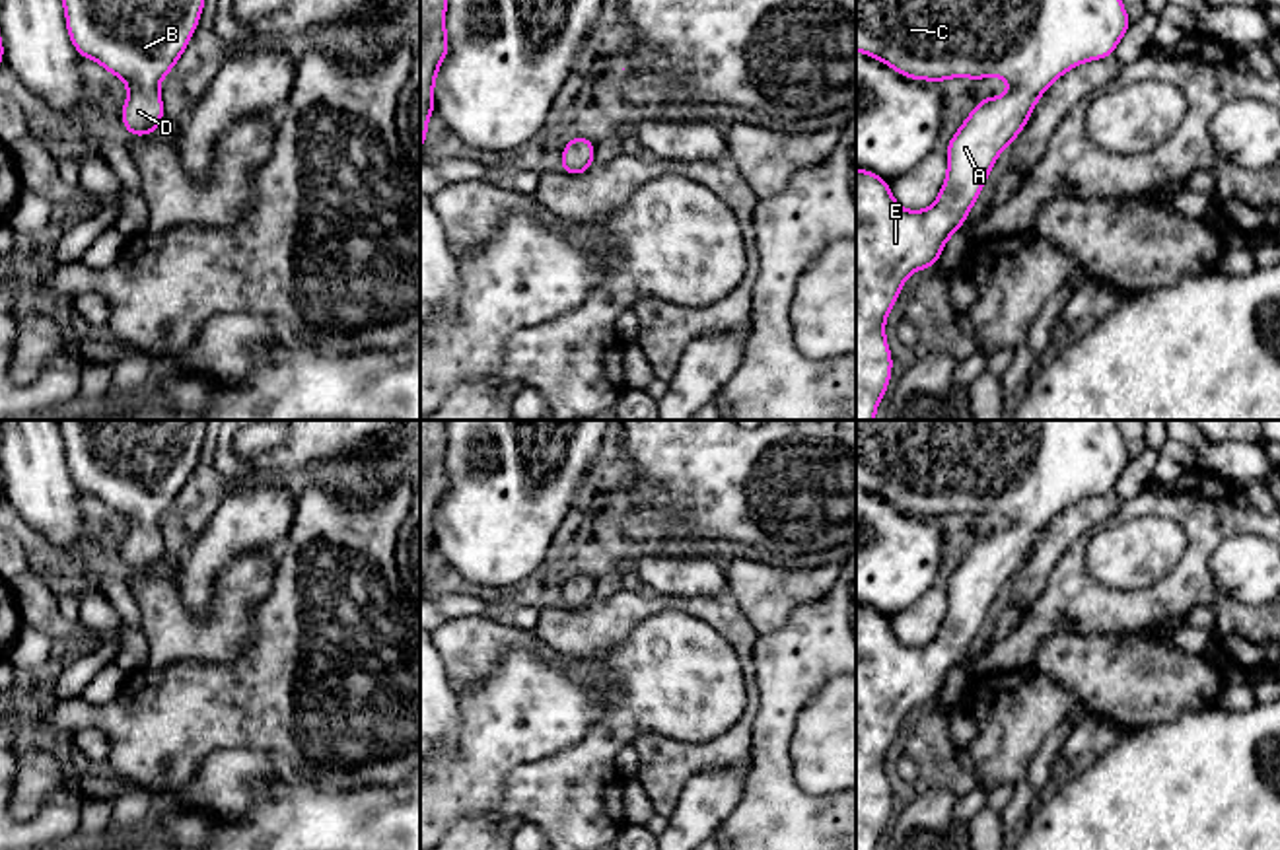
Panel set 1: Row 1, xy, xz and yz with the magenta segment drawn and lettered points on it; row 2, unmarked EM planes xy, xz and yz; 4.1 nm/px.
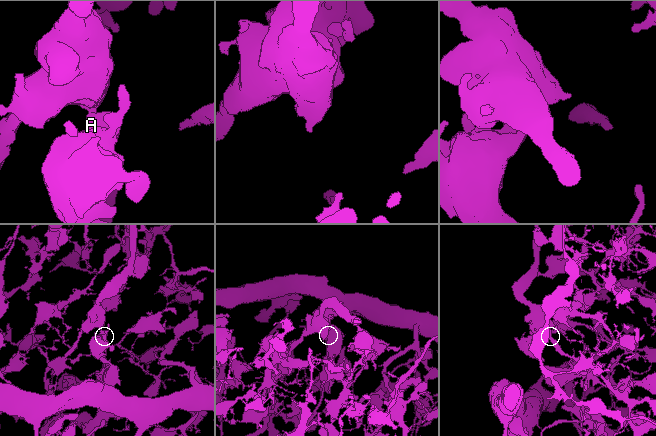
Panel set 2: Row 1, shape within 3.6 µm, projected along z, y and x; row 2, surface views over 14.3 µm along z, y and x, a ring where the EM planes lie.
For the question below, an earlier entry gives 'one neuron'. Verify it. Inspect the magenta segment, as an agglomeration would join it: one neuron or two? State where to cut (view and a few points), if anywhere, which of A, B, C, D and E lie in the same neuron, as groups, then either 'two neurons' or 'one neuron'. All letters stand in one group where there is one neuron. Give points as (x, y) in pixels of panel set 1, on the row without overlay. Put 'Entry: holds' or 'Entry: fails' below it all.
no cut; A B C D E; one neuron
Entry: holds

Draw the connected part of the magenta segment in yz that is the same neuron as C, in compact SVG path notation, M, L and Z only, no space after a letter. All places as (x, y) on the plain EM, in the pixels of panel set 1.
M856 420L858 488L918 517L998 512L1010 519L1006 531L982 531L951 572L945 584L947 611L930 644L901 644L887 615L856 603L856 850L875 850L889 823L893 792L885 776L885 755L905 716L938 698L945 677L965 659L998 591L1023 566L1049 521L1078 500L1111 492L1130 459L1115 420Z

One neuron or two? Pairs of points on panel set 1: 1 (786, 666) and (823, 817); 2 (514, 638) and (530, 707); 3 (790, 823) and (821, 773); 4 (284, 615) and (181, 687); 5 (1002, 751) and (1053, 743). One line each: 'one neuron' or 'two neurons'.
1: one neuron
2: two neurons
3: two neurons
4: one neuron
5: two neurons

